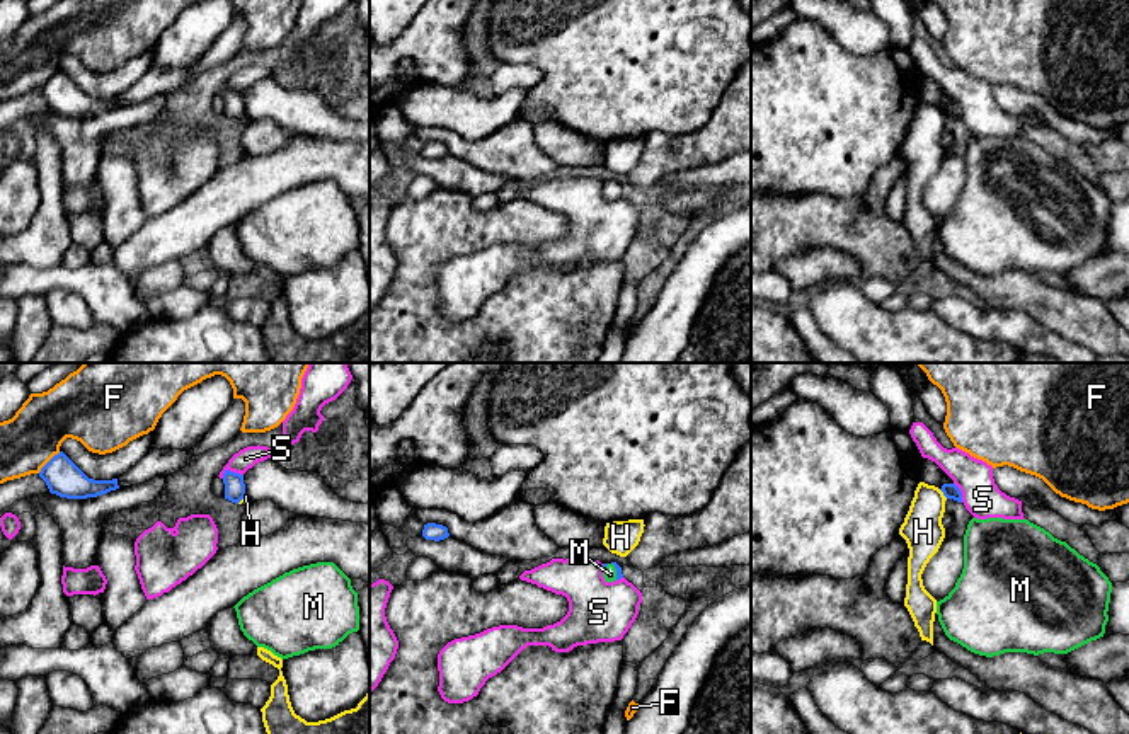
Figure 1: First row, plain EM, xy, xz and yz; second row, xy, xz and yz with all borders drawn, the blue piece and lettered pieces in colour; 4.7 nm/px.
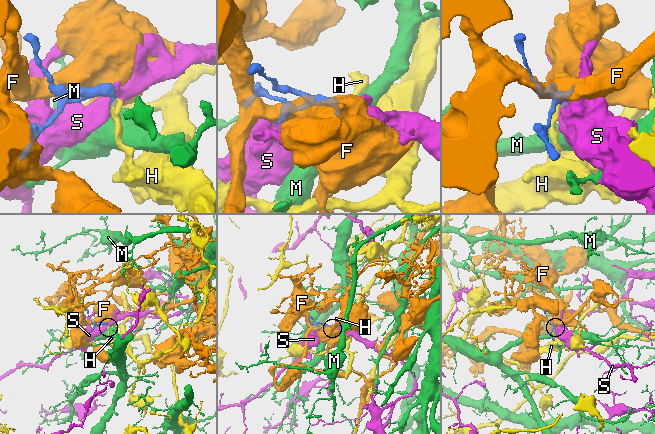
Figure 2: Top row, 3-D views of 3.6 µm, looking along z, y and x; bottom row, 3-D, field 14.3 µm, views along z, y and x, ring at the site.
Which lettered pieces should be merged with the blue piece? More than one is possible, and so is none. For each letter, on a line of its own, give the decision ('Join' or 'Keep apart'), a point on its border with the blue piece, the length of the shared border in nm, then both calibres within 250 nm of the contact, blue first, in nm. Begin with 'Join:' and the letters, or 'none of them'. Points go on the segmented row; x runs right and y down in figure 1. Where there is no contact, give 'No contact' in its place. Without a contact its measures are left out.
Join: M
F: Keep apart. Touches blue at xy (48, 462). Shared border 150 nm. Thickness 170 nm (blue) against 280 nm
H: Keep apart. Touches blue at yz (944, 494). Shared border 60 nm. Thickness 80 nm (blue) against 190 nm
M: Join. Touches blue at xz (617, 571). Shared border 90 nm. Thickness 30 nm (blue) against 60 nm
S: Keep apart. Touches blue at xy (232, 472). Shared border 110 nm. Thickness 100 nm (blue) against 100 nm

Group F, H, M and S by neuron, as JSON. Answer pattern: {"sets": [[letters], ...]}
{"sets": [["F"], ["H"], ["M"], ["S"]]}

